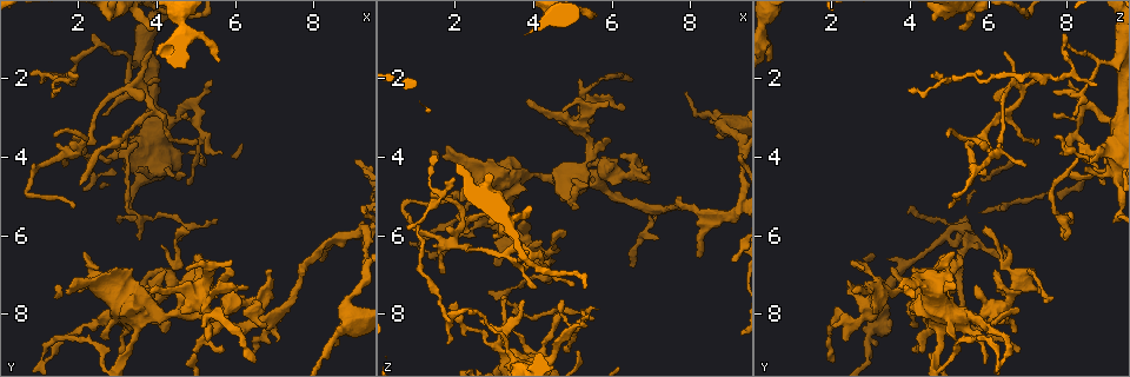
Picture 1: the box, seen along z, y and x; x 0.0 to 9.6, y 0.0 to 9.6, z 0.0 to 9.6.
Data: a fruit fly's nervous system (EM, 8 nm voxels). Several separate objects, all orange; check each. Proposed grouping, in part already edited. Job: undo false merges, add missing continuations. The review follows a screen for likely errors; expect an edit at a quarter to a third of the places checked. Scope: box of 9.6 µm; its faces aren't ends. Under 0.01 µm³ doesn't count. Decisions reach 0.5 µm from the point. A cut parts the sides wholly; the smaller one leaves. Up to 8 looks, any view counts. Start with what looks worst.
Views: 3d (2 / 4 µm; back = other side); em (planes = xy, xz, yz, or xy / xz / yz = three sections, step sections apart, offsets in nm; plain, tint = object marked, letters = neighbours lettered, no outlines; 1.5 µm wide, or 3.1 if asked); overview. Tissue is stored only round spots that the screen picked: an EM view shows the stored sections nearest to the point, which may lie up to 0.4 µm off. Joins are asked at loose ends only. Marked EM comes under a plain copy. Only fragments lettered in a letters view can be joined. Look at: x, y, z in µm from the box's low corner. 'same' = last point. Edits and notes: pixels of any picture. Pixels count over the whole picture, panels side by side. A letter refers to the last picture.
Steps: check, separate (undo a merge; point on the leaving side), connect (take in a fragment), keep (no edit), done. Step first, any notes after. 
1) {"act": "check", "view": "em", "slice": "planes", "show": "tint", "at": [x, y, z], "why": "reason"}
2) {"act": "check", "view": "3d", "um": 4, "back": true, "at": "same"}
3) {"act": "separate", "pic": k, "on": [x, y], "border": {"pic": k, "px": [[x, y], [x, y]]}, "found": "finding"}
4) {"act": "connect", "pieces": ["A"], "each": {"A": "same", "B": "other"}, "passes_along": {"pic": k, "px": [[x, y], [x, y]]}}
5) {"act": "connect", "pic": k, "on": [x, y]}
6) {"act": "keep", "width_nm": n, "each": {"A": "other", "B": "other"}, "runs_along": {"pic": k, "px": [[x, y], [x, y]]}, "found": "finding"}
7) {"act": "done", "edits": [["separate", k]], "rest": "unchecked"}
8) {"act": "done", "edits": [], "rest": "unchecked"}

{"act": "check", "view": "em", "slice": "planes", "show": "tint", "at": [3.85, 0.80, 5.25], "why": "an open end"}

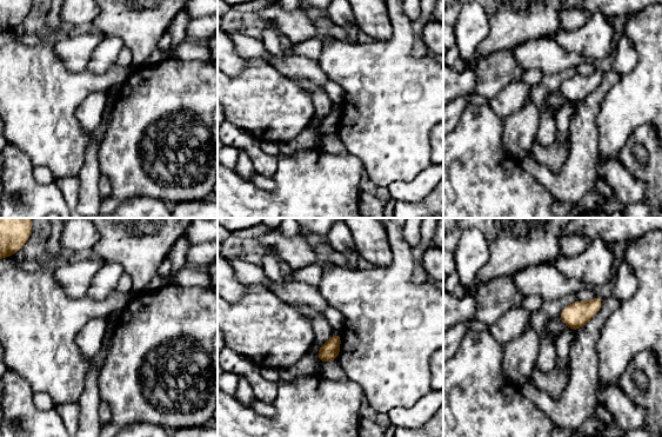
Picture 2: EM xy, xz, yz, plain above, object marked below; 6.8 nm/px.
{"act": "check", "view": "em", "slice": "planes", "show": "letters", "at": "same", "why": "see the neighbours"}

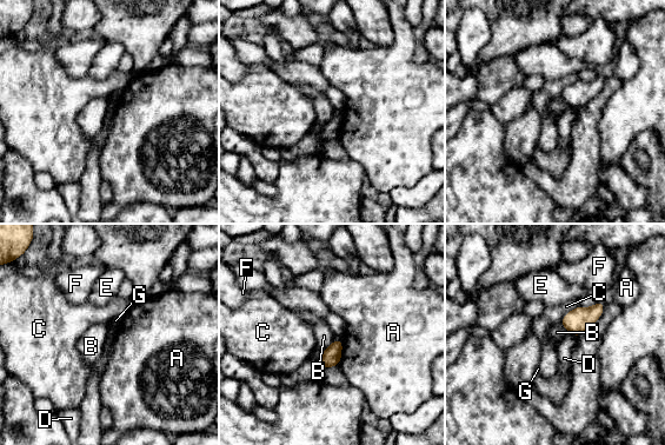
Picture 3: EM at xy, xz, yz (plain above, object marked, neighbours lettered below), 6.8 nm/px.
{"act": "keep", "width_nm": 130, "each": {"A": "other", "B": "other", "C": "other", "D": "other", "E": "other", "F": "other", "G": "other"}, "border": {"pic": 3, "px": [[571, 333], [576, 337]]}, "found": "none of them fits"}

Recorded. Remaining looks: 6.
{"act": "check", "view": "em", "slice": "yz", "step": 4, "show": "tint", "at": [1.75, 3.95, 6.20]}

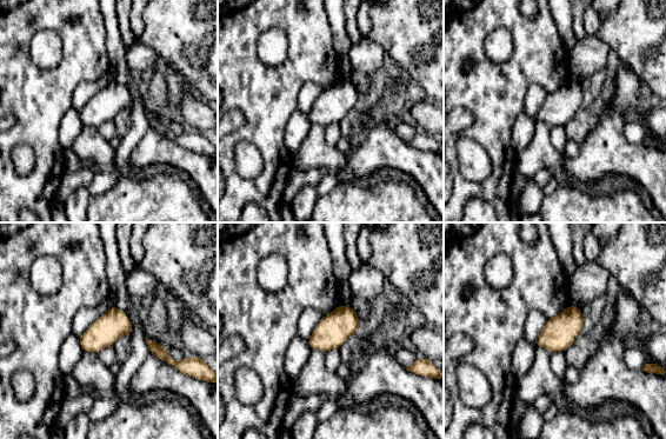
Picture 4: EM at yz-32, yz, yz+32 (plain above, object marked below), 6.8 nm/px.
{"act": "check", "view": "em", "slice": "planes", "show": "letters", "at": "same", "why": "another direction"}

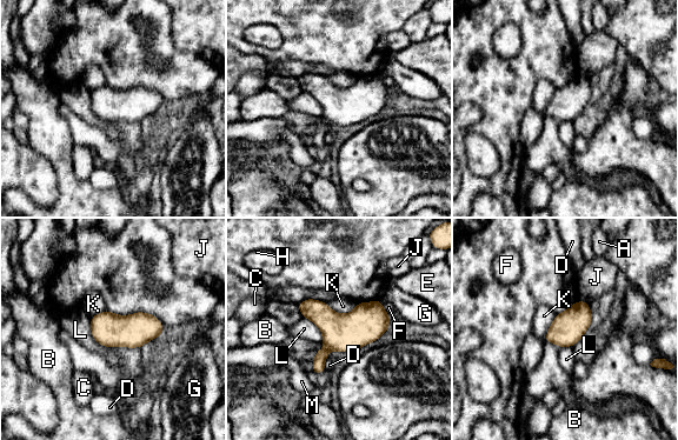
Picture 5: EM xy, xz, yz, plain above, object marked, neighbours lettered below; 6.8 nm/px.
{"act": "keep", "width_nm": 220, "each": {"A": "other", "B": "other", "C": "other", "D": "other", "E": "other", "F": "other", "G": "other", "H": "other", "J": "other", "K": "other", "L": "other", "M": "other"}, "border": {"pic": 5, "px": [[90, 317], [91, 335], [112, 348]]}, "found": "one neuron here"}

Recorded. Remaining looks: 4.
{"act": "check", "view": "em", "slice": "planes", "show": "letters", "at": [1.45, 7.25, 3.90], "why": "tapers out"}

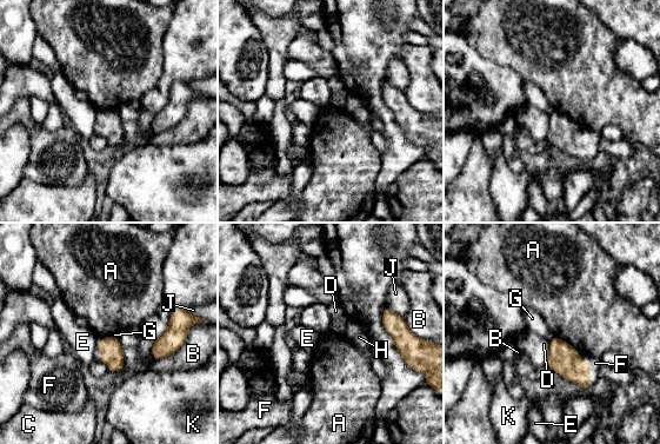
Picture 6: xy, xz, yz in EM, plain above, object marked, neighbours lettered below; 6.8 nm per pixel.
{"act": "connect", "pieces": ["F"], "each": {"A": "other", "B": "other", "C": "other", "D": "other", "E": "other", "F": "same", "G": "other", "H": "other", "J": "other", "K": "other"}, "found": "the neuron continues"}

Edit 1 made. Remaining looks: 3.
{"act": "check", "view": "overview", "why": "redraw"}

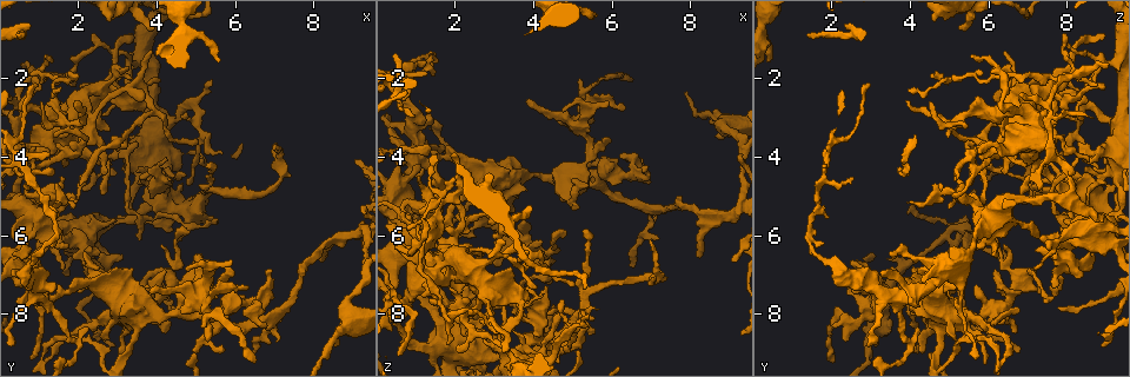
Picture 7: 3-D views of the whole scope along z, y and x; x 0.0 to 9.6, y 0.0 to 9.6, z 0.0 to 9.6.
{"act": "check", "view": "em", "slice": "planes", "show": "tint", "at": [4.75, 2.90, 7.70], "why": "branch stops here"}

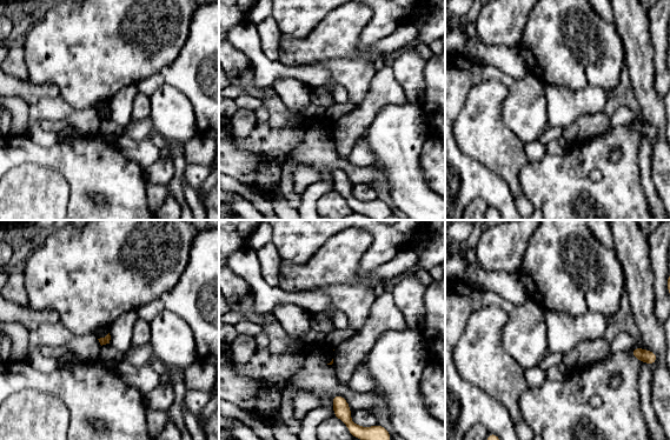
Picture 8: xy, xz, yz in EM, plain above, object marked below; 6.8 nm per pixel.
{"act": "check", "view": "em", "slice": "planes", "show": "letters", "at": "same"}

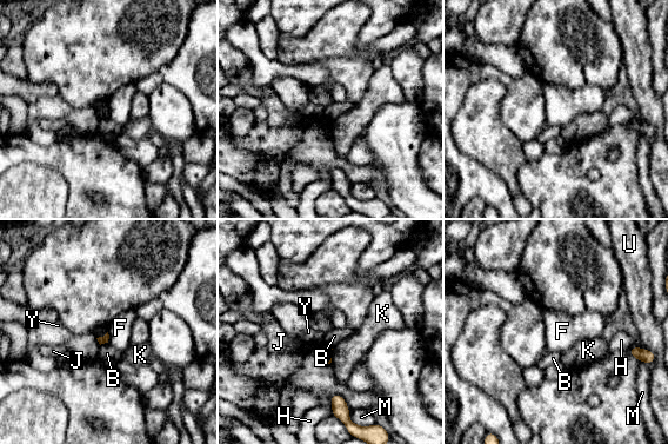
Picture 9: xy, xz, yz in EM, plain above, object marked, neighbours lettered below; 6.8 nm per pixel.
{"act": "keep", "each": {"B": "other", "F": "other", "H": "other", "J": "other", "K": "other", "M": "other", "U": "other", "Y": "other"}, "border": {"pic": 9, "px": [[107, 332], [108, 342]]}, "found": "no lettered fragment goes on from it"}

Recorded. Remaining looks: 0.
{"act": "done", "edits": [["connect", 6]], "rest": "unchecked"}

